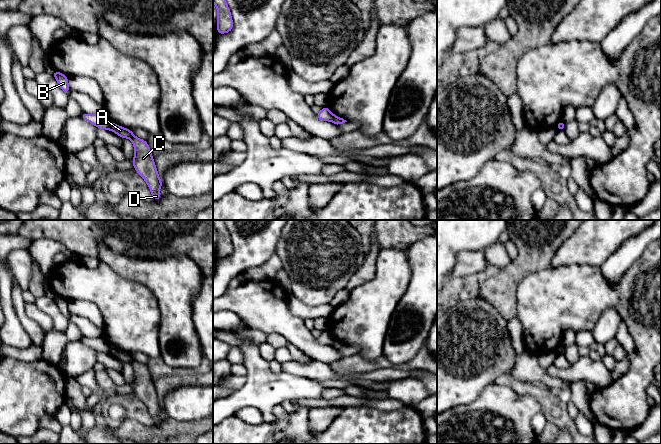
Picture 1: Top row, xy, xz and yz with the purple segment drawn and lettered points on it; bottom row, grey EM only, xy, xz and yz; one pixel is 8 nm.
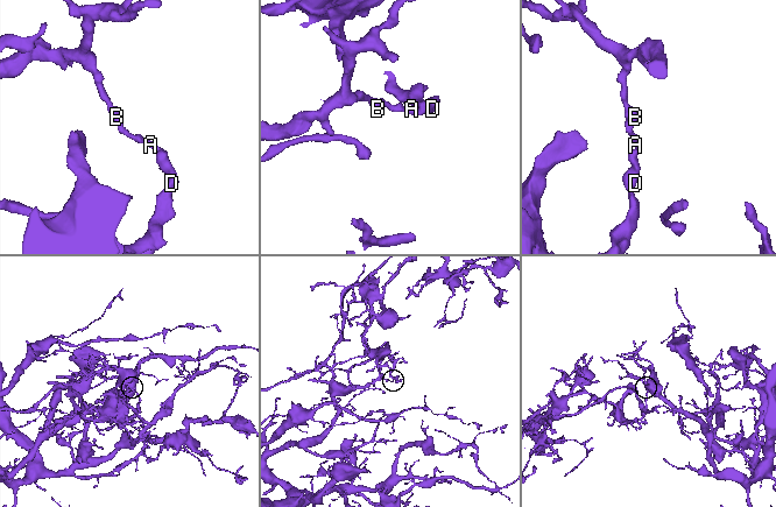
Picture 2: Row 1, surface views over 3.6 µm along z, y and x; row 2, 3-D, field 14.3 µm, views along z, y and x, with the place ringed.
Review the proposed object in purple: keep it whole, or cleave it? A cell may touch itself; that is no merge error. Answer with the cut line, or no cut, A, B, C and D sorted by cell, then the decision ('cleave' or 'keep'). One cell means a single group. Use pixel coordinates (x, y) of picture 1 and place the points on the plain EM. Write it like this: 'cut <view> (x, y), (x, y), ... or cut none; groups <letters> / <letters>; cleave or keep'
cut xy (110, 347), (108, 353); groups A C D / B; cleave

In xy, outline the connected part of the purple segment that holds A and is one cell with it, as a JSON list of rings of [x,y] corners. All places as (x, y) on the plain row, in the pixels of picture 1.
[[[110,347],[110,353],[121,362],[129,362],[135,373],[132,387],[137,397],[146,405],[154,425],[160,425],[159,414],[163,410],[159,402],[153,380],[147,365],[136,361],[132,354],[121,351],[115,347]]]

